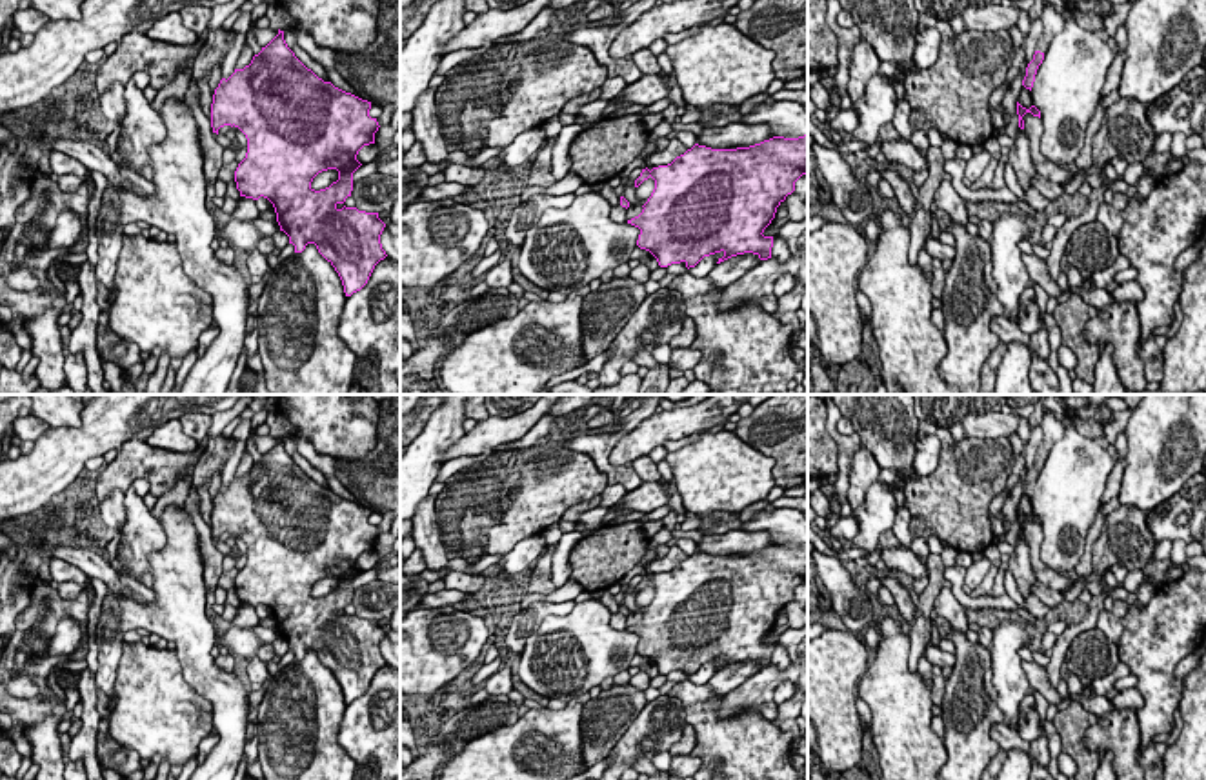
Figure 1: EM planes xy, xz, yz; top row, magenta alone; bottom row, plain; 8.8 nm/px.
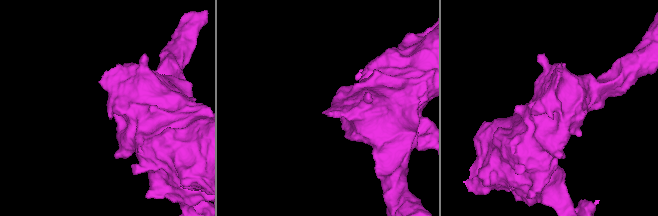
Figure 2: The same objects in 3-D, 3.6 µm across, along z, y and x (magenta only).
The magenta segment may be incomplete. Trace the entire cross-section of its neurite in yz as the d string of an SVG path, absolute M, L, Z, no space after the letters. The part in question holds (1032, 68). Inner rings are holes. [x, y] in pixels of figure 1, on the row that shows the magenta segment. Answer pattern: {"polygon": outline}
{"polygon": "M1048 4L1048 5L1042 9L1040 24L1042 24L1042 33L1040 33L1040 38L1039 38L1039 42L1037 42L1033 60L1028 64L1028 67L1026 67L1026 76L1024 76L1024 80L1022 80L1022 85L1024 85L1026 89L1030 89L1030 91L1031 91L1031 87L1033 87L1037 69L1039 69L1039 65L1040 65L1042 60L1044 60L1044 53L1048 51L1048 45L1051 44L1051 40L1053 40L1059 33L1062 33L1066 22L1064 22L1062 16L1055 11L1055 7L1053 7L1051 4Z"}

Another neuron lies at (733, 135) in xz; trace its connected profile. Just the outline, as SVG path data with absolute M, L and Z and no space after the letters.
M733 122L724 127L708 127L697 135L697 144L711 149L737 149L773 138L768 124Z

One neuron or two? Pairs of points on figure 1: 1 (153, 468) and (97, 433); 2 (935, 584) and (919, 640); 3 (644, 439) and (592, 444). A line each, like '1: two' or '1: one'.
1: two
2: one
3: two

